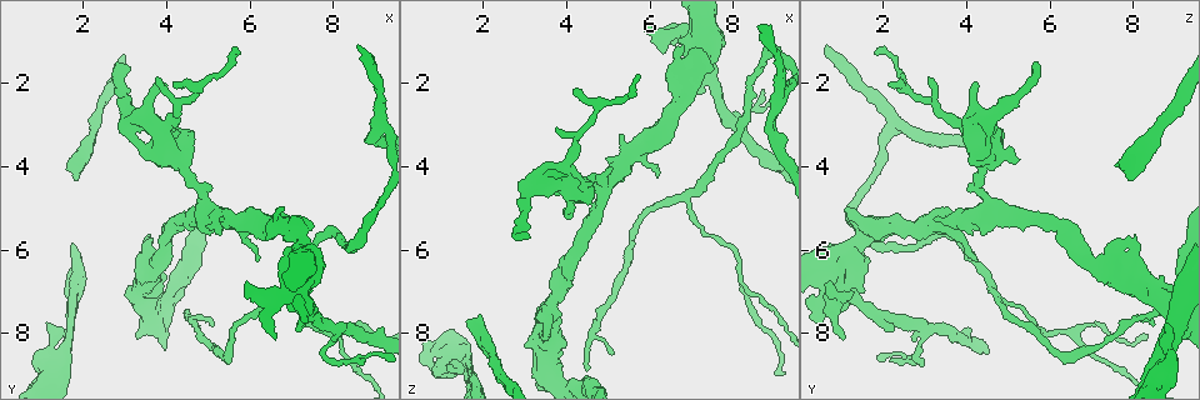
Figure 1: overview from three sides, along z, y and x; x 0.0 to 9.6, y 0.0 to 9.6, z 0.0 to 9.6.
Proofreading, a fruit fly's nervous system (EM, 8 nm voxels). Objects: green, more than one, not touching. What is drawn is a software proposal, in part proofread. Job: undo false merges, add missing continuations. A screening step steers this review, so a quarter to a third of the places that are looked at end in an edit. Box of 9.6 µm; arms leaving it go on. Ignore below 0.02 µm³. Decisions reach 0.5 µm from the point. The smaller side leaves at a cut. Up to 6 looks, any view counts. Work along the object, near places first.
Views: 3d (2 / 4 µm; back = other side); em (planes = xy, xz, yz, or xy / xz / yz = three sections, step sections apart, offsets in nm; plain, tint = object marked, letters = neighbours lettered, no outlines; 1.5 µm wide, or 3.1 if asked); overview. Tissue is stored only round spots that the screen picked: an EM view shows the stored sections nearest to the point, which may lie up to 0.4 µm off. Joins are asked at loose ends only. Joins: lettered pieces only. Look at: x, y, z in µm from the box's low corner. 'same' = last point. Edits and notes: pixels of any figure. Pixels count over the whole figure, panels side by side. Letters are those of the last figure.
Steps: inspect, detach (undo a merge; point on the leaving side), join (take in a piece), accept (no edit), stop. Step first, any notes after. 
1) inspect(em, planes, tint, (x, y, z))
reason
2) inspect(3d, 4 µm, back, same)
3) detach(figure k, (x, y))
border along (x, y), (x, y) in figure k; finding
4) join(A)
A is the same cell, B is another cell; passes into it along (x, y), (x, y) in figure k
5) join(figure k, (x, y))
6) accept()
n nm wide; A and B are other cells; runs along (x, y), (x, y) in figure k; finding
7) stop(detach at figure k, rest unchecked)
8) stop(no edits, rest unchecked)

inspect(em, yz, step 4, letters, (7.10, 7.95, 2.25))
an open end

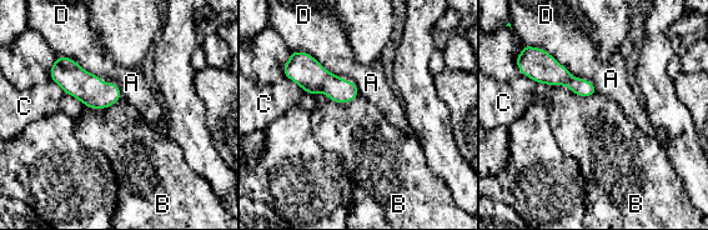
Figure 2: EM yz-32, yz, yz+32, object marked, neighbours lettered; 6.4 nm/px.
accept()
A, B, C and D are other cells; border along (536, 83), (596, 93) in figure 2; none of them fits

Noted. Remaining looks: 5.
inspect(3d, 2 µm, (8.20, 7.95, 6.40))
a fork

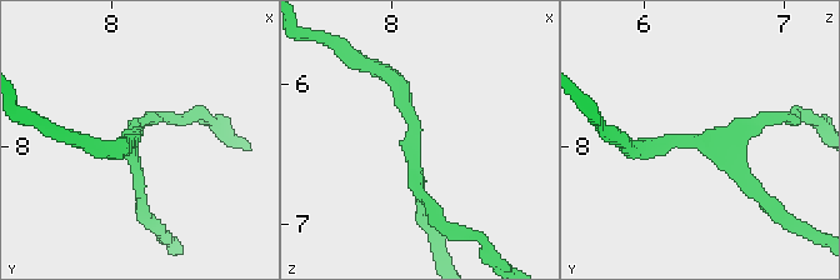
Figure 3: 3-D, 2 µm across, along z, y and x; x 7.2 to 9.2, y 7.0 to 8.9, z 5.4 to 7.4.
inspect(em, planes, letters, (8.12, 7.94, 6.40))
3 arms

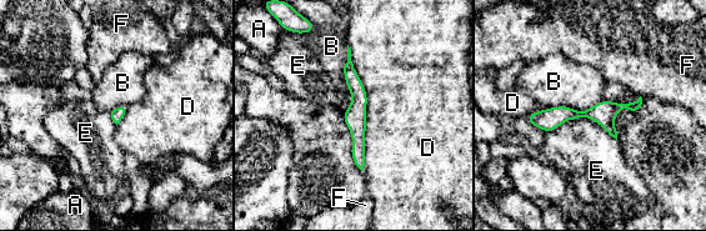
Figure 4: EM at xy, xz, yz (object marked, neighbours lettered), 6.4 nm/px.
accept()
A, B, D, E and F are other cells; all the same neuron

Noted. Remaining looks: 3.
inspect(em, xy, step 8, tint, (5.95, 6.80, 0.65))
free end

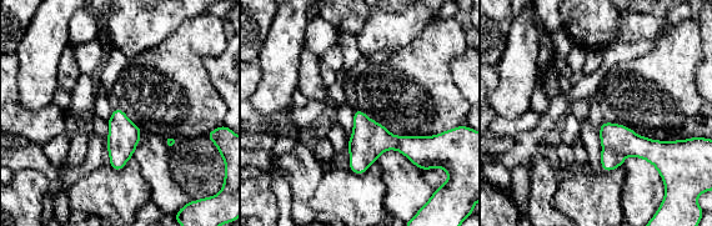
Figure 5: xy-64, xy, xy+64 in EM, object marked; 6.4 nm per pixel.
inspect(em, planes, letters, same)
cut it another way

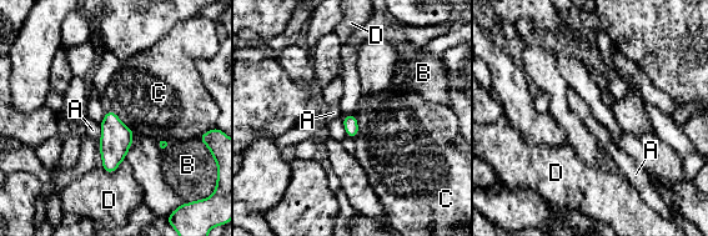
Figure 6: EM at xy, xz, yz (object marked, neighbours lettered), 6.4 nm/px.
accept()
A, B, C and D are other cells; border along (111, 109), (134, 130) in figure 6; none of them fits

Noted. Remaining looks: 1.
stop(no edits, rest unchecked)

